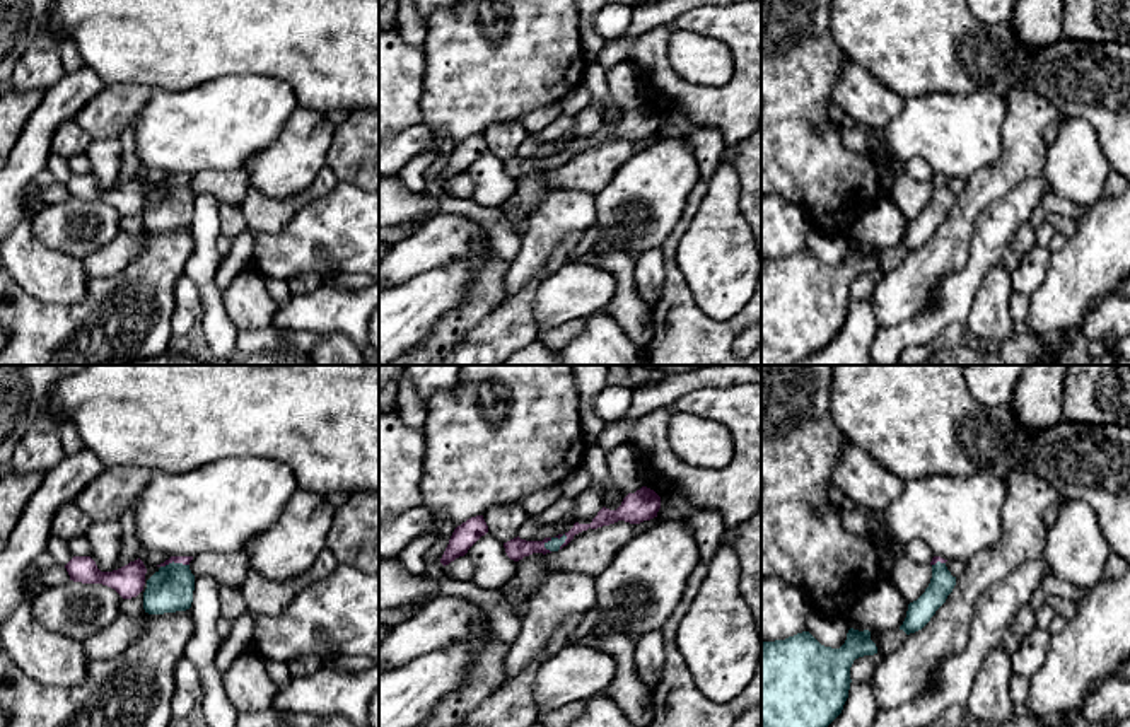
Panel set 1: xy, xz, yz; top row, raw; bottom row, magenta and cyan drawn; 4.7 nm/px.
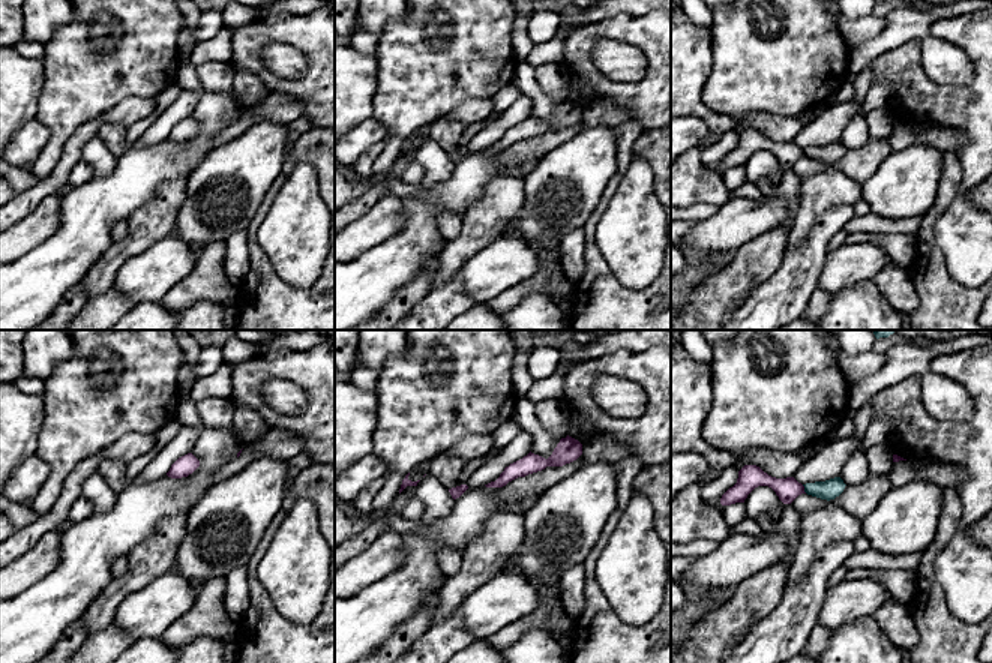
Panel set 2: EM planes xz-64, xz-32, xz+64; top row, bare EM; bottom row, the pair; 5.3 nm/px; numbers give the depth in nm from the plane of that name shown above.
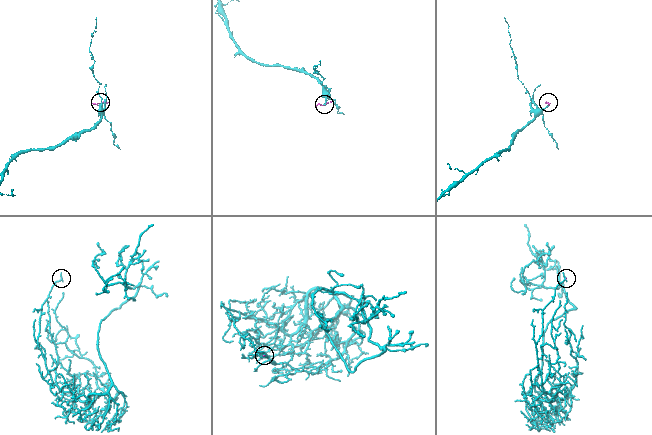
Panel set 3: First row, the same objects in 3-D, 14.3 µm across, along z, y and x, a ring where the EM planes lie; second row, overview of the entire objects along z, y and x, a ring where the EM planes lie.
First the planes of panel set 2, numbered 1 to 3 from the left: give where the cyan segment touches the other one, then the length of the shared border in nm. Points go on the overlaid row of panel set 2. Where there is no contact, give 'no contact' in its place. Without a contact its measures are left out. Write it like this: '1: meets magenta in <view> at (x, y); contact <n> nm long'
1: no contact
2: no contact
3: meets magenta in xz+64 at (803, 489); contact 50 nm long

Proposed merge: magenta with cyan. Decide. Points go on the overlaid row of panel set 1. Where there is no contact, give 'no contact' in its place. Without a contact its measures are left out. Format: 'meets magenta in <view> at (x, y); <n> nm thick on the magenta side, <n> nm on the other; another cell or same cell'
meets magenta in xy at (174, 562); 50 nm thick on the magenta side, 200 nm on the other; same cell

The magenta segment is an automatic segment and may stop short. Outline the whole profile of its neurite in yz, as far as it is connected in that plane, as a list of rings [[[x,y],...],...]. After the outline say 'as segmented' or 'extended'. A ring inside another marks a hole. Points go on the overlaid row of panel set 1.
[[[941,556],[932,558],[930,584],[917,601],[908,604],[906,618],[900,626],[900,630],[903,630],[906,635],[922,630],[952,592],[956,577],[951,575],[946,561],[947,560]]] | extended

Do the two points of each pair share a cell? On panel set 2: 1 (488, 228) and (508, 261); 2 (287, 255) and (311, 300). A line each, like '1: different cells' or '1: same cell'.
1: different cells
2: different cells

